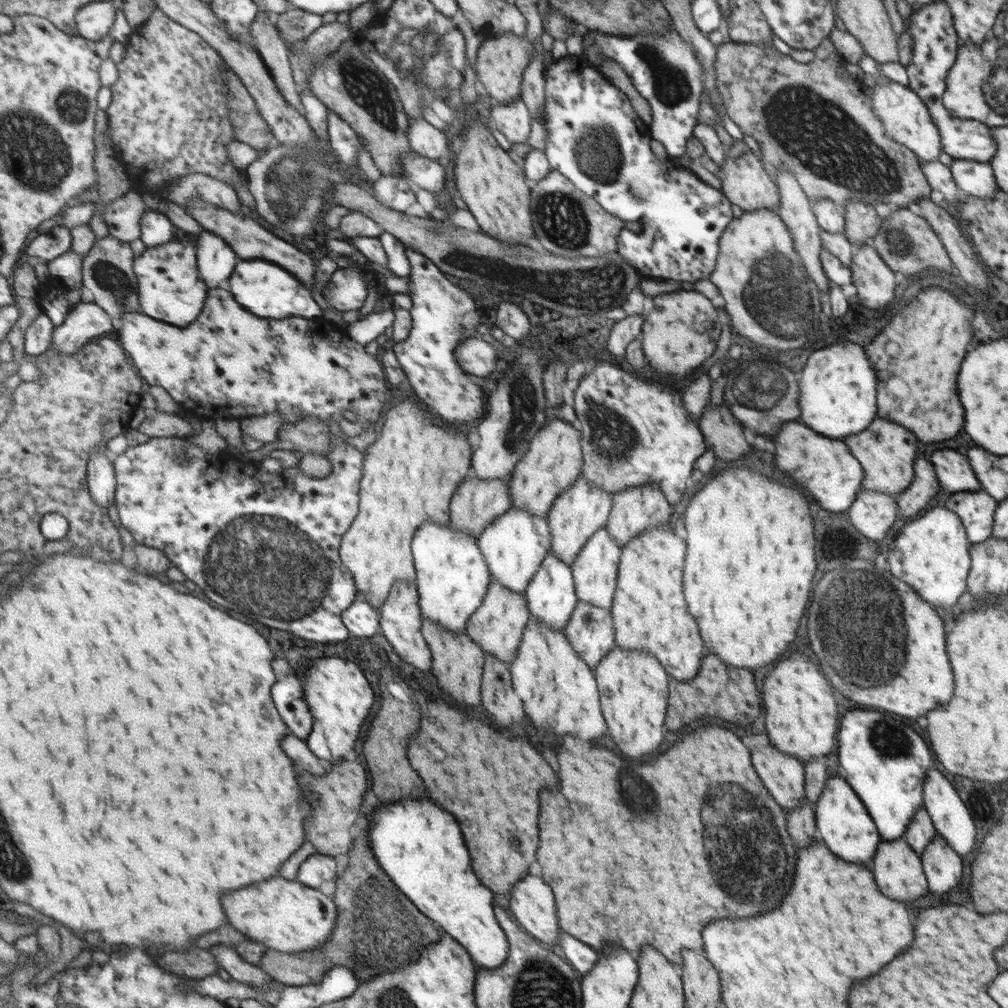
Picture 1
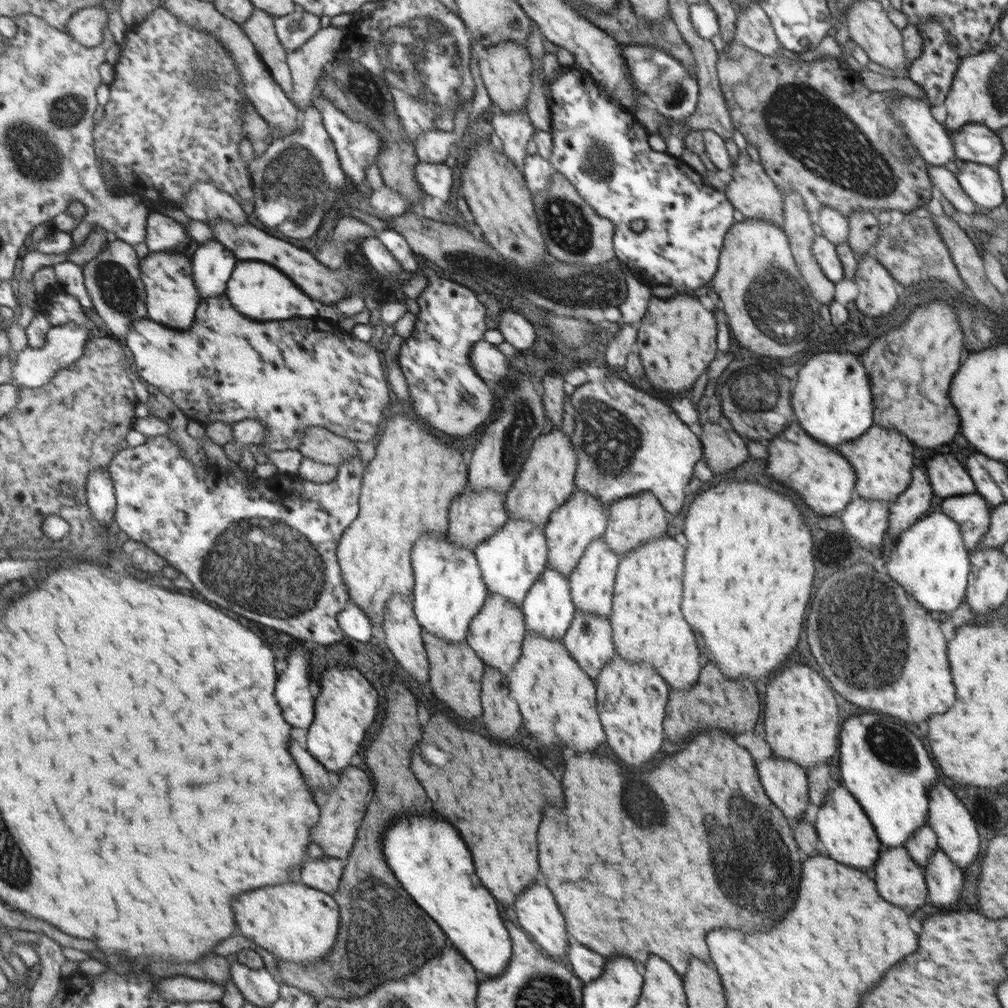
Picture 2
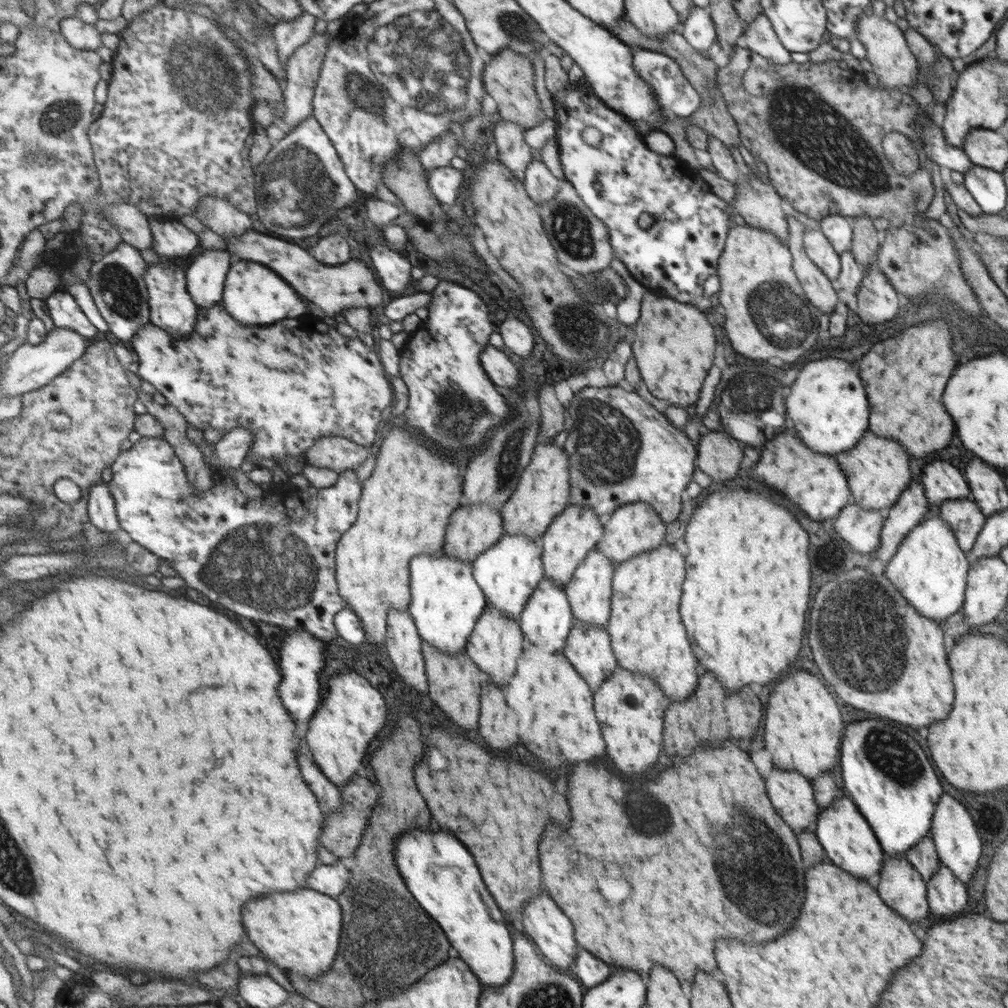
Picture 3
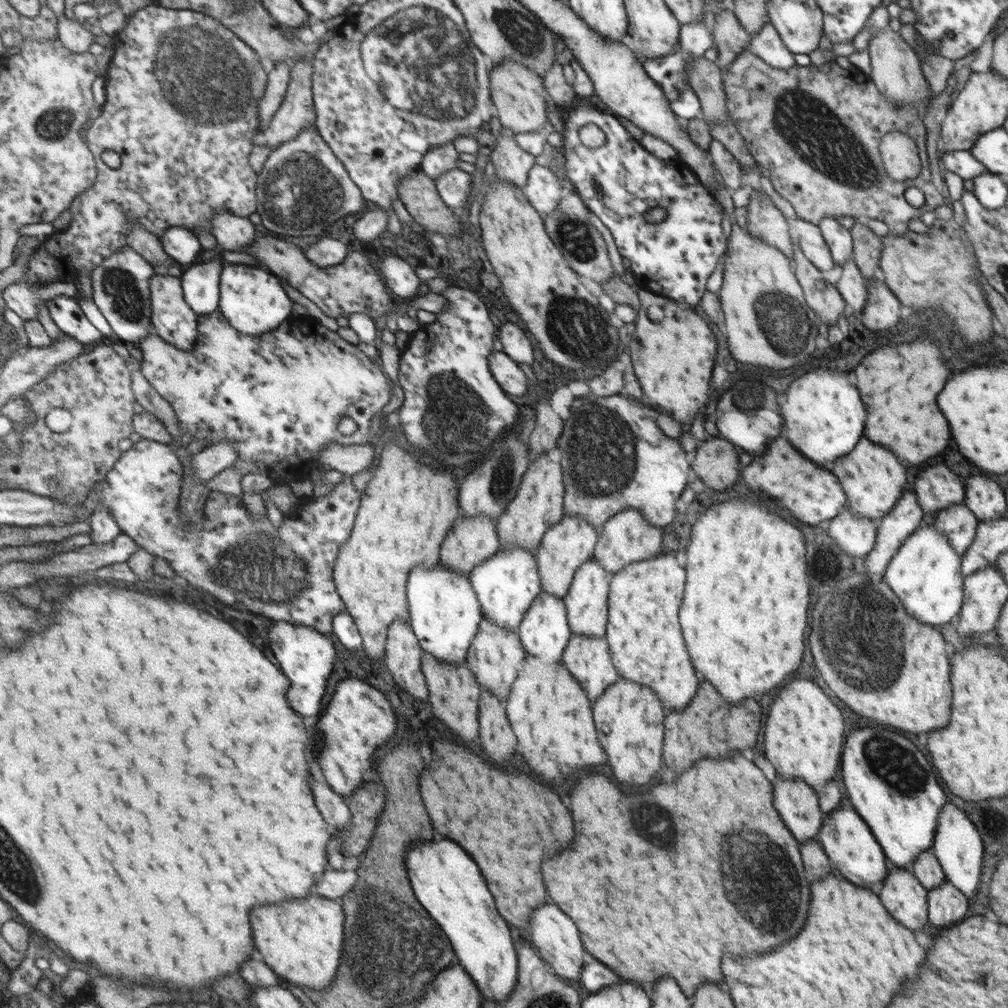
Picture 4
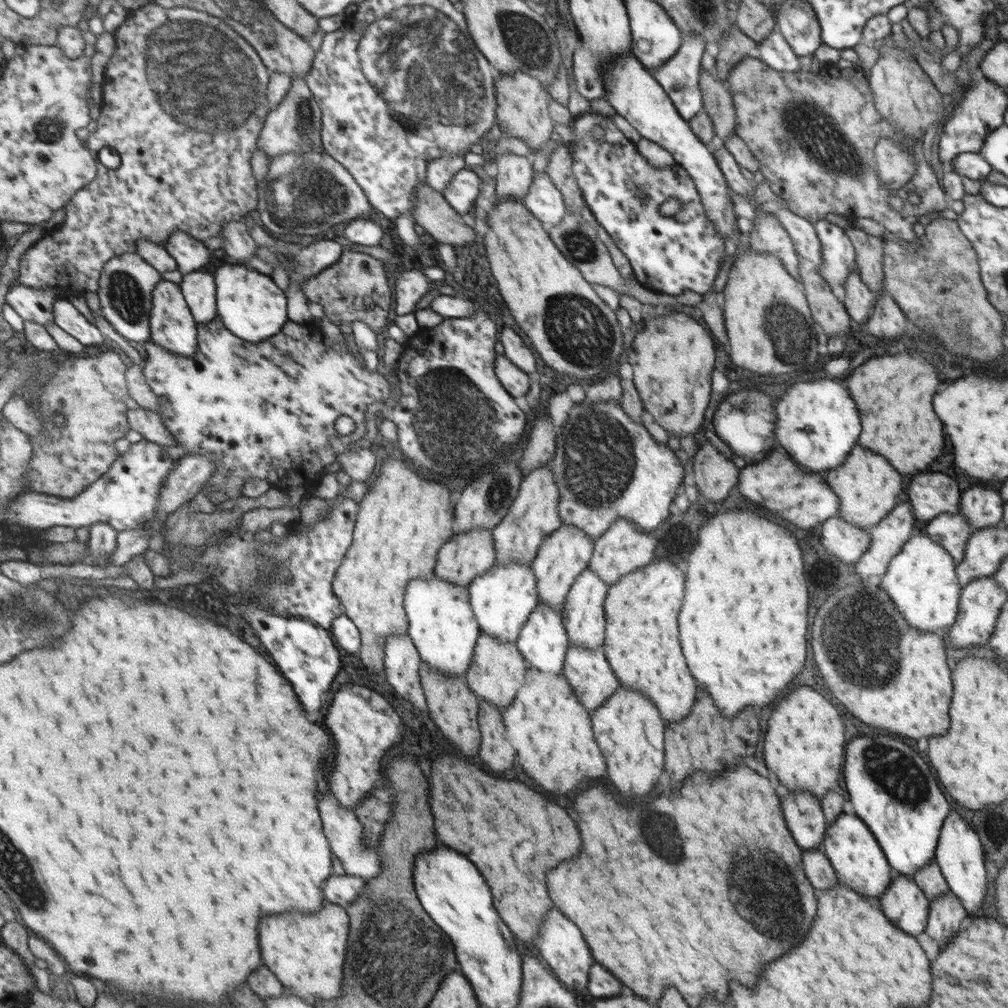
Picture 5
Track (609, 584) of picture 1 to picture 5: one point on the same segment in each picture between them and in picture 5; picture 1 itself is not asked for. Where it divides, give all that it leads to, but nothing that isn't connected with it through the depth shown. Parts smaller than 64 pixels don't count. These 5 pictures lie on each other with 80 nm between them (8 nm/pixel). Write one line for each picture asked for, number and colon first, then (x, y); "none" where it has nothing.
2: (590, 584)
3: (588, 591)
4: (586, 601)
5: (583, 616)

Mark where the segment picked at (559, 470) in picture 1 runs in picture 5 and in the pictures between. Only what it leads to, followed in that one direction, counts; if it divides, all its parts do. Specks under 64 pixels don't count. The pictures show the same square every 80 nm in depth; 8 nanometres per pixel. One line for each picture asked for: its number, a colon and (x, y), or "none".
2: (546, 479)
3: (543, 491)
4: (537, 505)
5: (534, 513)

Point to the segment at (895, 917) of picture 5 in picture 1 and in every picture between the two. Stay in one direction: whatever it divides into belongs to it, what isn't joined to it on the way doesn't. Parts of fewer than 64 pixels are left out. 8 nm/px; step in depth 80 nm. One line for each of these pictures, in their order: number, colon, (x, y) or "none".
1: (897, 868)
2: (898, 875)
3: (902, 887)
4: (902, 892)

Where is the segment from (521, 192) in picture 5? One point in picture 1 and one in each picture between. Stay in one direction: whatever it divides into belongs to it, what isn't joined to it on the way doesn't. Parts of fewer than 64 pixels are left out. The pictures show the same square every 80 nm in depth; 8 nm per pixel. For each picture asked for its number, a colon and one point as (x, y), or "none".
1: (511, 119)
2: (514, 130)
3: (513, 153)
4: (511, 163)

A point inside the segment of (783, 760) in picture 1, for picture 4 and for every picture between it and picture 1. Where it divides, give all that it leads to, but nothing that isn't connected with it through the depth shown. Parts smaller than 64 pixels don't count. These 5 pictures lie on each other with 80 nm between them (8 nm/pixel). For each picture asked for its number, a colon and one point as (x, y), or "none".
2: (785, 784)
3: (791, 794)
4: (796, 803)

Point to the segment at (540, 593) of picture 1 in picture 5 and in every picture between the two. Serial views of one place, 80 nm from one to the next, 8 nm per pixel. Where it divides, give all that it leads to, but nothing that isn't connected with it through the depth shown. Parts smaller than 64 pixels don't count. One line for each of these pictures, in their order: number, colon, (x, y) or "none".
2: (547, 608)
3: (545, 620)
4: (544, 632)
5: (542, 641)

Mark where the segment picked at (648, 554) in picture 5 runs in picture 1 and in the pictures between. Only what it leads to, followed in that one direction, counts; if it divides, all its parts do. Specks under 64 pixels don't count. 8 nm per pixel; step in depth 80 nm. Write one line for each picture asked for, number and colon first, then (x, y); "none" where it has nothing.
1: (636, 509)
2: (634, 519)
3: (633, 528)
4: (627, 537)

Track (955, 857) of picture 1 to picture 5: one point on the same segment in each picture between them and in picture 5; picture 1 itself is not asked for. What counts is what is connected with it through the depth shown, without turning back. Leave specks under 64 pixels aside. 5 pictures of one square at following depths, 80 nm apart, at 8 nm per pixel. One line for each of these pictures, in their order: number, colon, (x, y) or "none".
2: (943, 878)
3: (946, 894)
4: (947, 904)
5: (946, 912)

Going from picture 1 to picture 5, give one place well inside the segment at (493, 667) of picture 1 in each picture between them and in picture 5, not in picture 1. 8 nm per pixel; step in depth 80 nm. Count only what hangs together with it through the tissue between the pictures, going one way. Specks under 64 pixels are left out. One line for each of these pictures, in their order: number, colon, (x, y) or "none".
2: (500, 716)
3: (497, 726)
4: (497, 741)
5: (497, 754)

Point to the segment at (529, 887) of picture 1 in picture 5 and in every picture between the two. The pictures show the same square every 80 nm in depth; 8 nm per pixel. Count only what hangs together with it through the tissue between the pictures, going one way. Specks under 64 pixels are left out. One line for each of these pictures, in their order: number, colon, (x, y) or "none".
2: (534, 908)
3: (551, 931)
4: (553, 934)
5: (558, 942)

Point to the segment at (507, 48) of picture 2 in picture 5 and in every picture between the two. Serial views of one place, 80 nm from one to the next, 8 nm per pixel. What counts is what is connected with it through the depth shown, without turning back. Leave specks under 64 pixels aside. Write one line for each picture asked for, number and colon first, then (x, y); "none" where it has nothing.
3: (507, 77)
4: (515, 91)
5: (523, 109)

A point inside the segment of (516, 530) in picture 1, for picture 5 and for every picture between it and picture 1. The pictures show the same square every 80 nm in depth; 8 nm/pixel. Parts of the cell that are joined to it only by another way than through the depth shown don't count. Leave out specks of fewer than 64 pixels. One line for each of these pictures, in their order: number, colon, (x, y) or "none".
2: (511, 559)
3: (507, 572)
4: (505, 584)
5: (502, 599)

